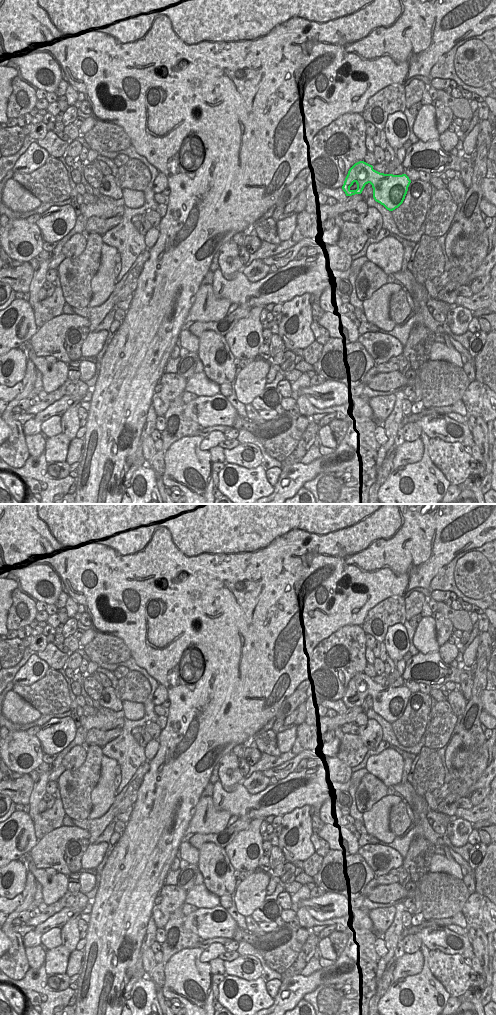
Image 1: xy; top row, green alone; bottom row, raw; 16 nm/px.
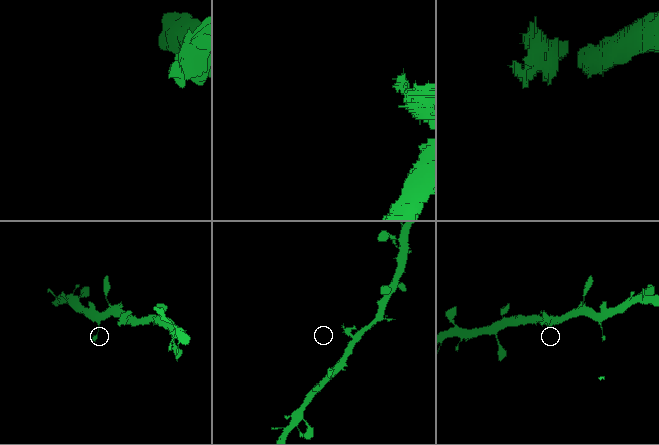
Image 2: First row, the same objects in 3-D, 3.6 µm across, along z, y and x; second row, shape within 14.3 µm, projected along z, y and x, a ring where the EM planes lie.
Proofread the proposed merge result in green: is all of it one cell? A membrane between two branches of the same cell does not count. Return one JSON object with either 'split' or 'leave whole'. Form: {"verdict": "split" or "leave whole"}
{"verdict": "split"}

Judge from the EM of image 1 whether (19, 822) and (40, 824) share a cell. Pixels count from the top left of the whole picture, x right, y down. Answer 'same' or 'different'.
different

